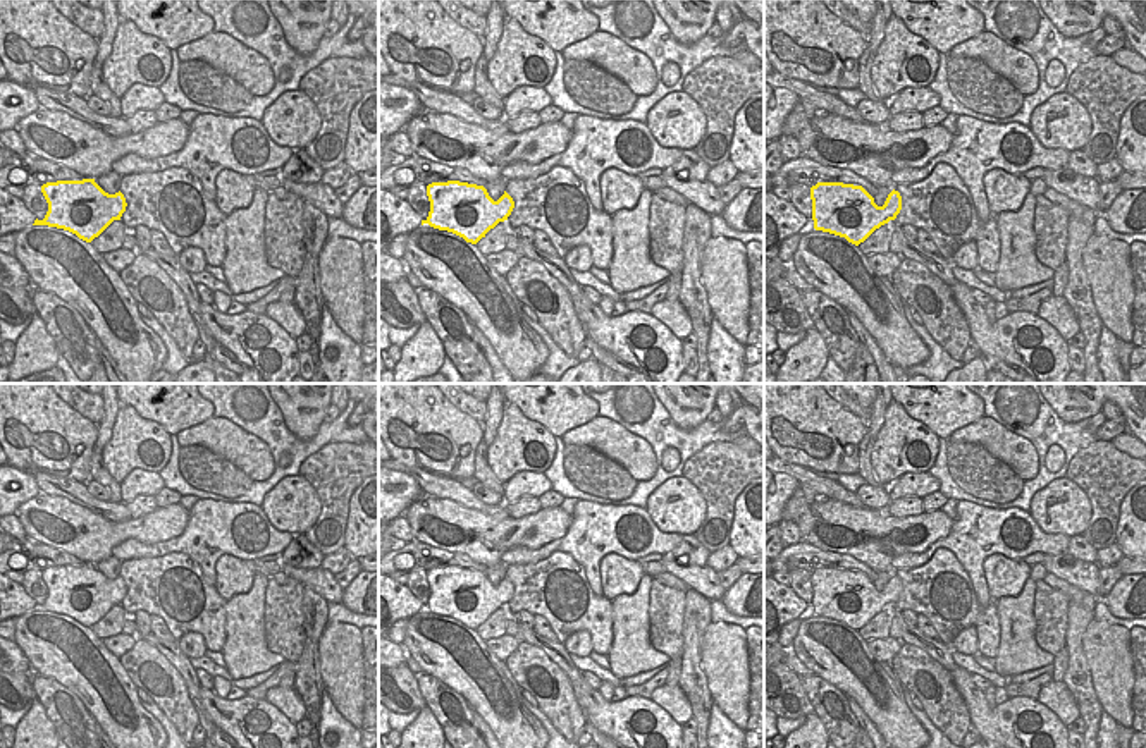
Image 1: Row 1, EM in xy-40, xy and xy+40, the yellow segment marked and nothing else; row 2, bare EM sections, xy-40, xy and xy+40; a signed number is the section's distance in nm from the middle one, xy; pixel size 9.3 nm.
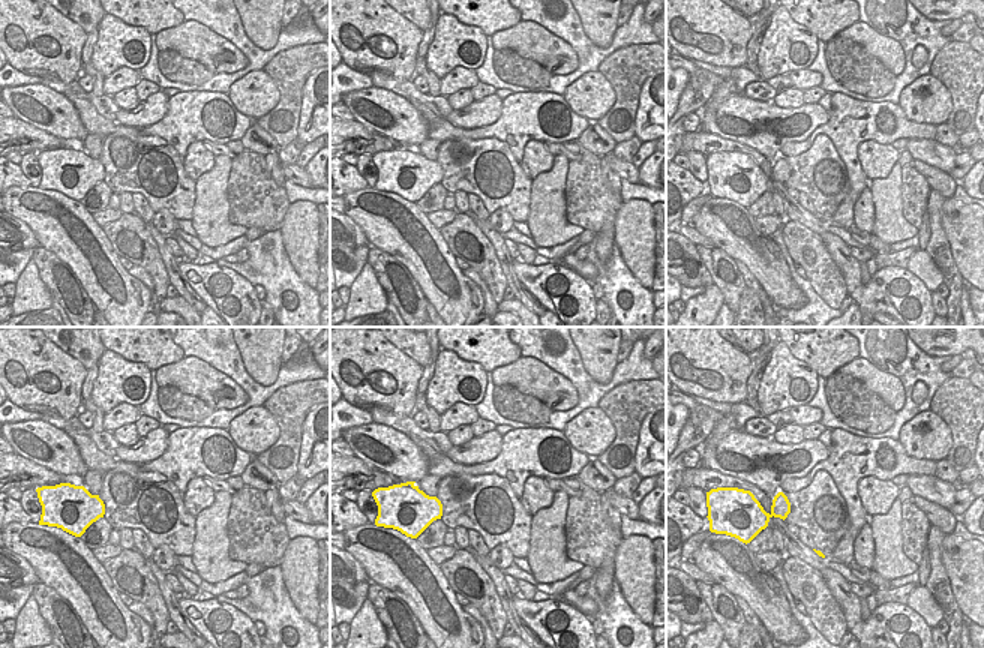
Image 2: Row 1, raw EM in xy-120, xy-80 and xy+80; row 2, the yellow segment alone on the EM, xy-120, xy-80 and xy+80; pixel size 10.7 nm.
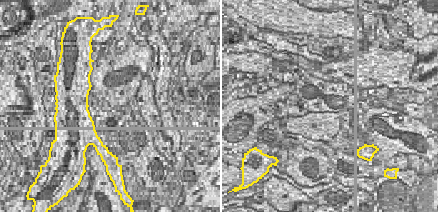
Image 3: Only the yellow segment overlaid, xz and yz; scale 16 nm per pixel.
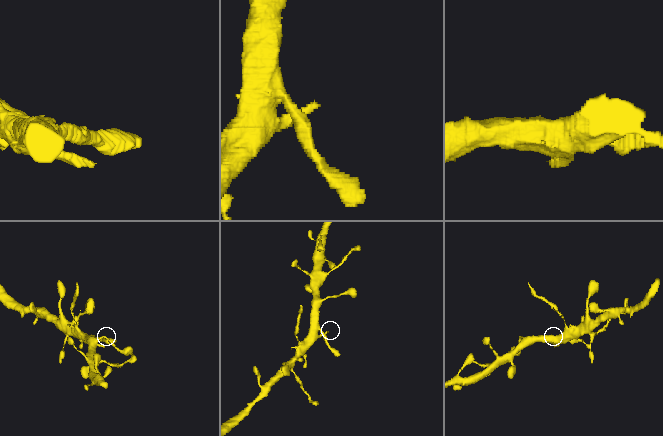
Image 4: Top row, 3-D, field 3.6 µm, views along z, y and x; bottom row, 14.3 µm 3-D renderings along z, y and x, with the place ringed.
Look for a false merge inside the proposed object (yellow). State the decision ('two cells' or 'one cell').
one cell

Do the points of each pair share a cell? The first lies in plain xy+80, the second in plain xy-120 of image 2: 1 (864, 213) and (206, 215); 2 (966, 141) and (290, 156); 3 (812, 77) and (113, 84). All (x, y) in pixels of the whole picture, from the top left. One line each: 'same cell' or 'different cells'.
1: different cells
2: same cell
3: same cell

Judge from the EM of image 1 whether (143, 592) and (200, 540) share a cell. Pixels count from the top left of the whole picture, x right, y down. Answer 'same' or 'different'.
different

